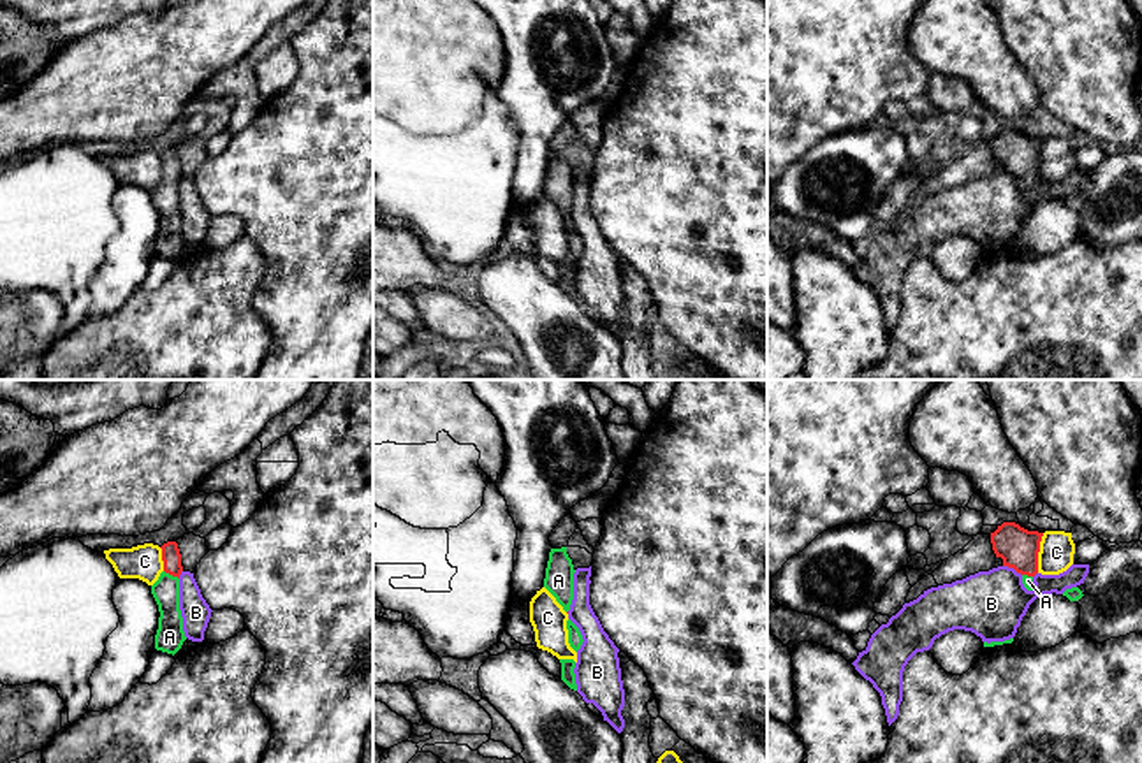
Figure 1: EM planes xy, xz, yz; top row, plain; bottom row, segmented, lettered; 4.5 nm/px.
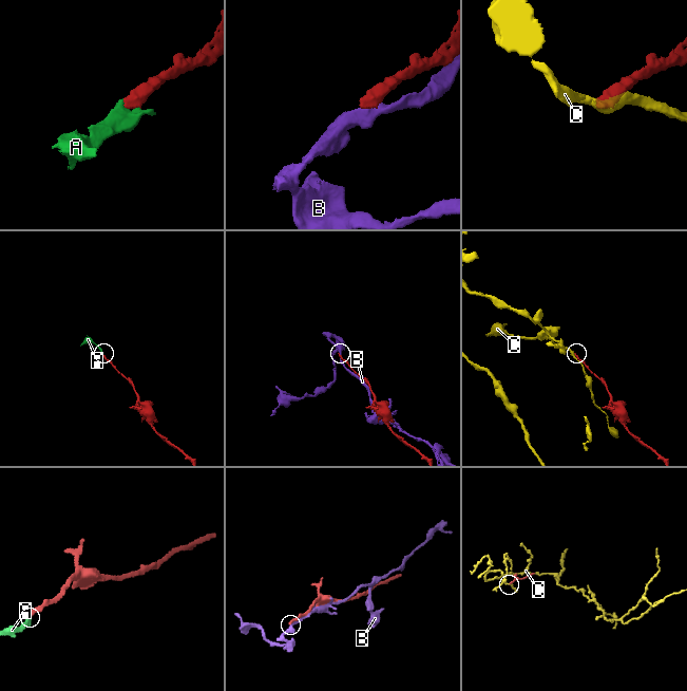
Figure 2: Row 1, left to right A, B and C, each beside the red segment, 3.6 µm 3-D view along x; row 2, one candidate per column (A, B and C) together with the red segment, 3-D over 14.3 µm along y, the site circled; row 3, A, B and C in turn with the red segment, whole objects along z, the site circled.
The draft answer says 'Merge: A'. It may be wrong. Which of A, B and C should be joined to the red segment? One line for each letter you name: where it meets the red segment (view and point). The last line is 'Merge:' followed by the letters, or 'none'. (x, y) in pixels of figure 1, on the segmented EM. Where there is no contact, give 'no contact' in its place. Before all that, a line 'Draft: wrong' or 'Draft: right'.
Draft: right
A: contact xy (171, 574)
Merge: A

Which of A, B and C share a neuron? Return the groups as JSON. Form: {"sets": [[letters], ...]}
{"sets": [["A"], ["B"], ["C"]]}

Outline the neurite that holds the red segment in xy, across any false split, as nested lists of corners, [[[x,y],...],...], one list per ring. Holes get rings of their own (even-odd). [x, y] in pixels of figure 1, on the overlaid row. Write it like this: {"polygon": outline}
{"polygon": [[[167,541],[160,549],[164,571],[151,585],[160,612],[155,649],[174,656],[187,640],[179,610],[179,575],[183,566],[176,541]]]}

